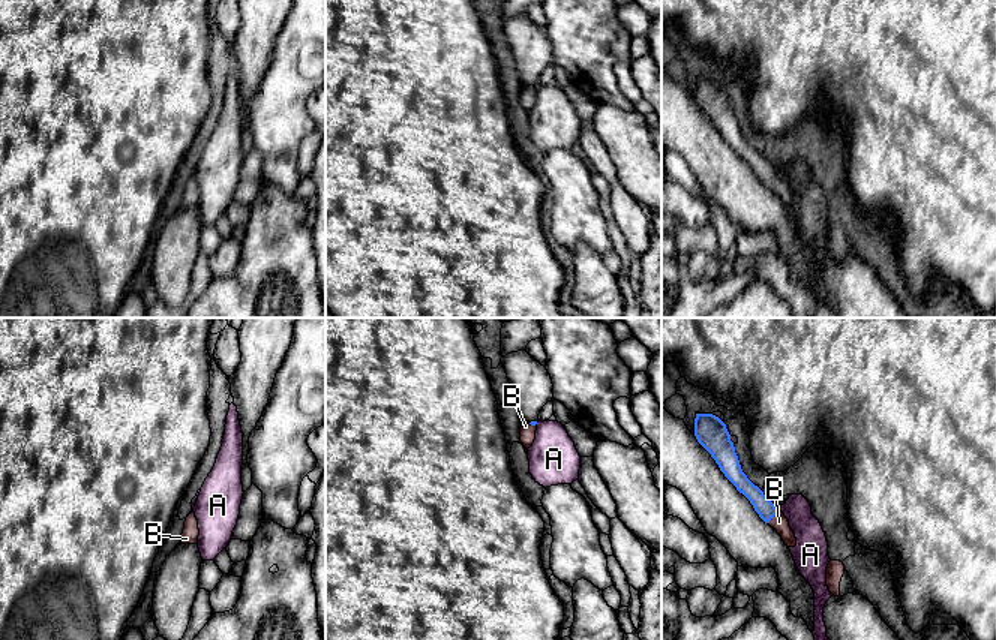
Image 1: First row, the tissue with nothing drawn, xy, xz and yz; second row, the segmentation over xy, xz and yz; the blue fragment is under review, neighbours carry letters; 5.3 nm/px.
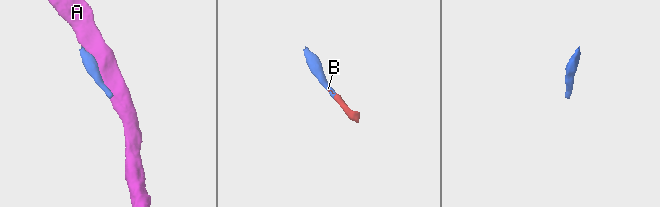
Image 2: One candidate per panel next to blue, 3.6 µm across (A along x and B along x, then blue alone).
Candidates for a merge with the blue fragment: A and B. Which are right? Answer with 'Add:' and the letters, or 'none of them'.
Add: B

